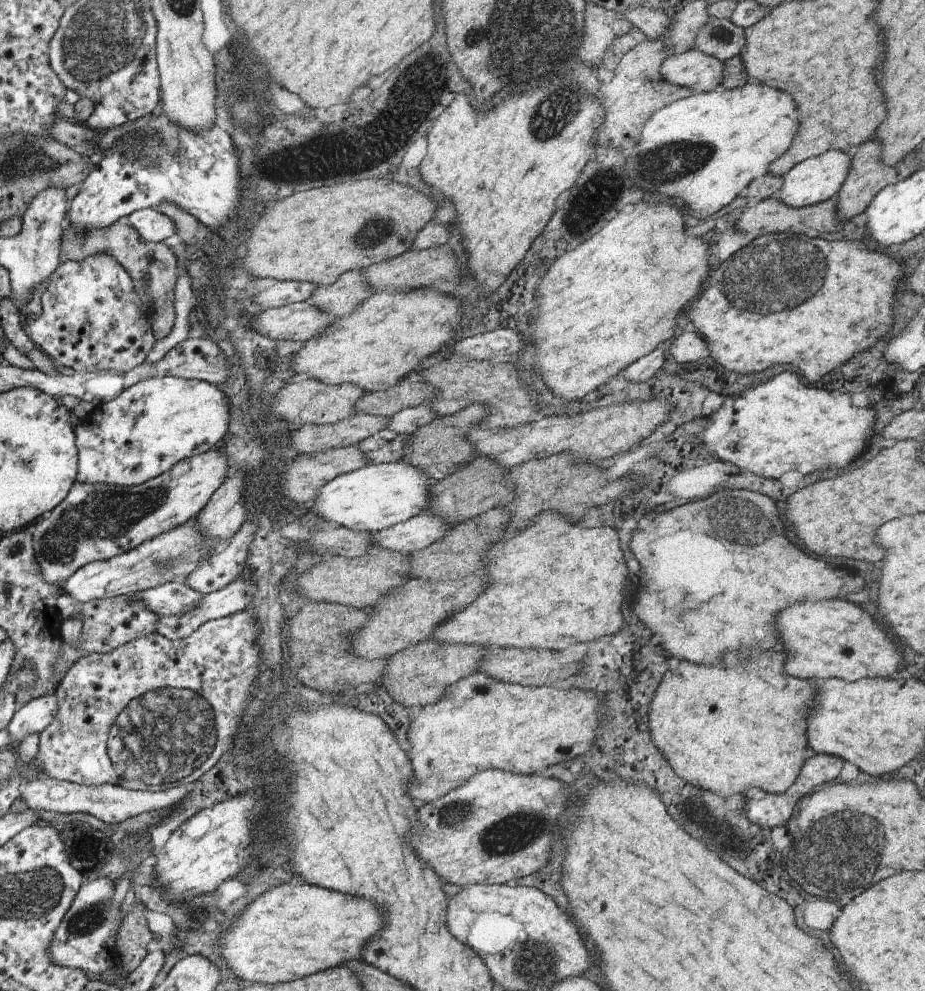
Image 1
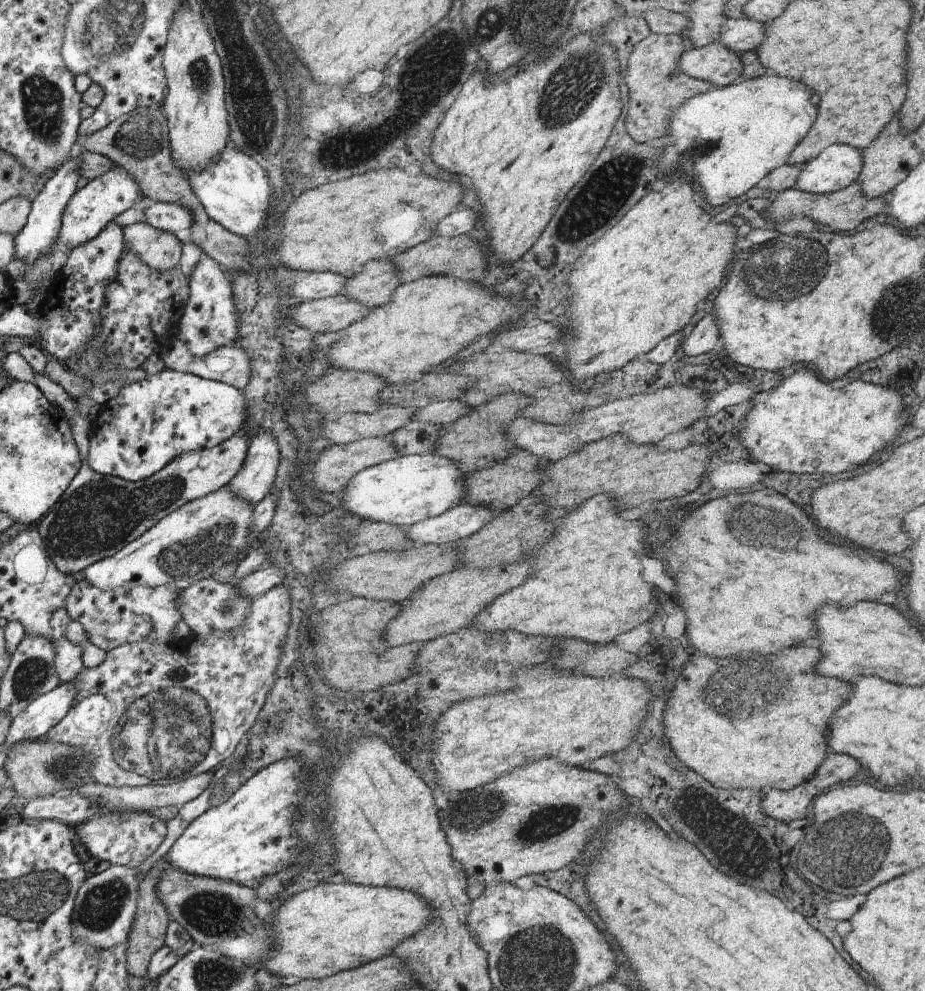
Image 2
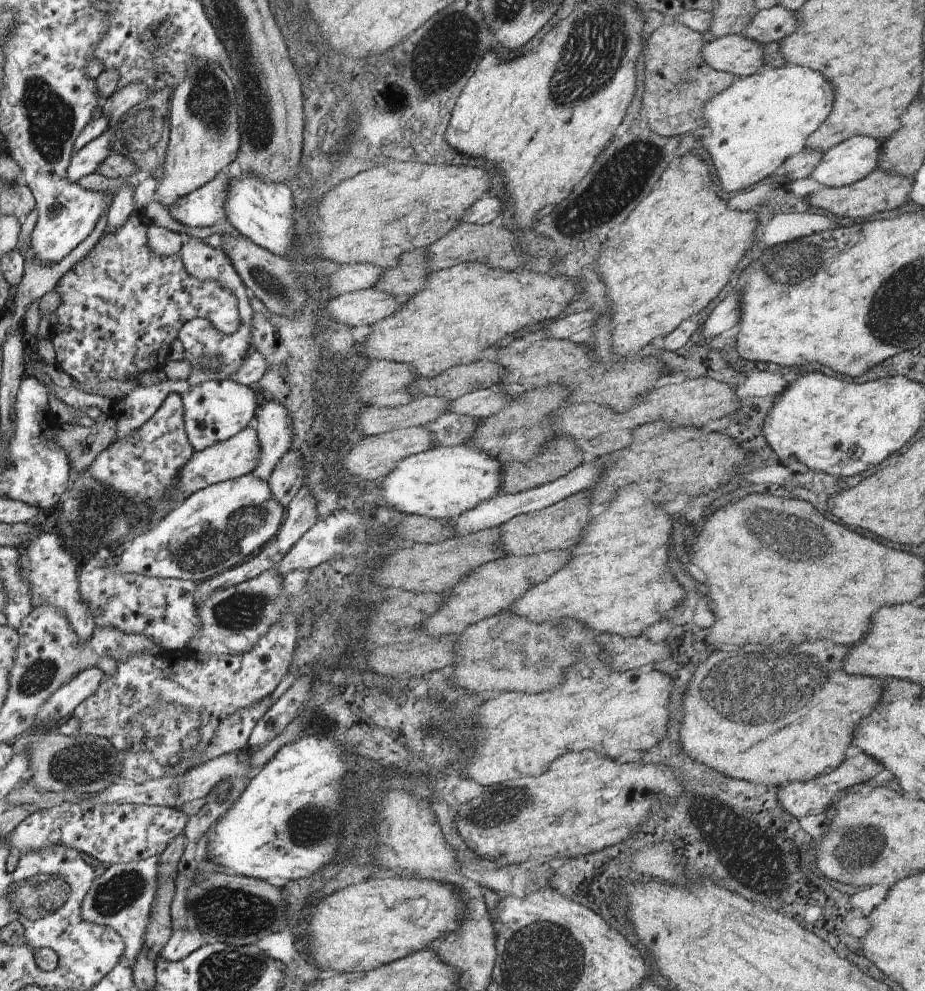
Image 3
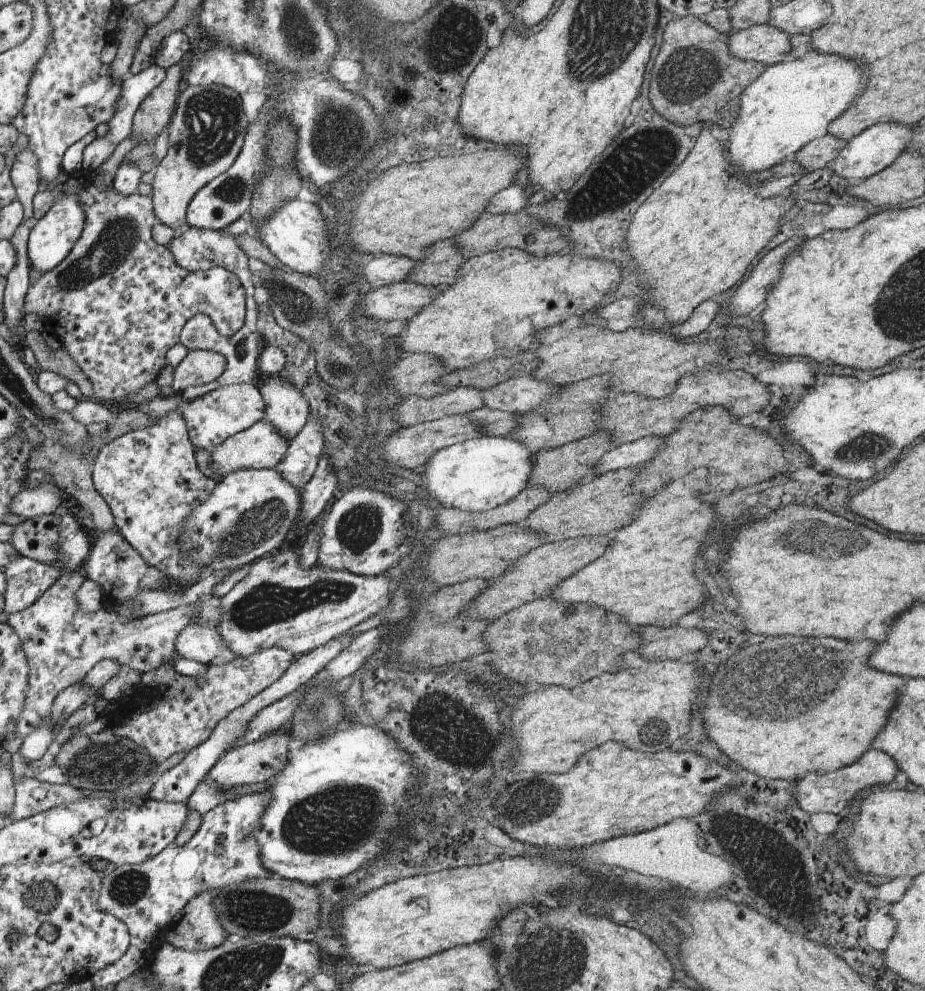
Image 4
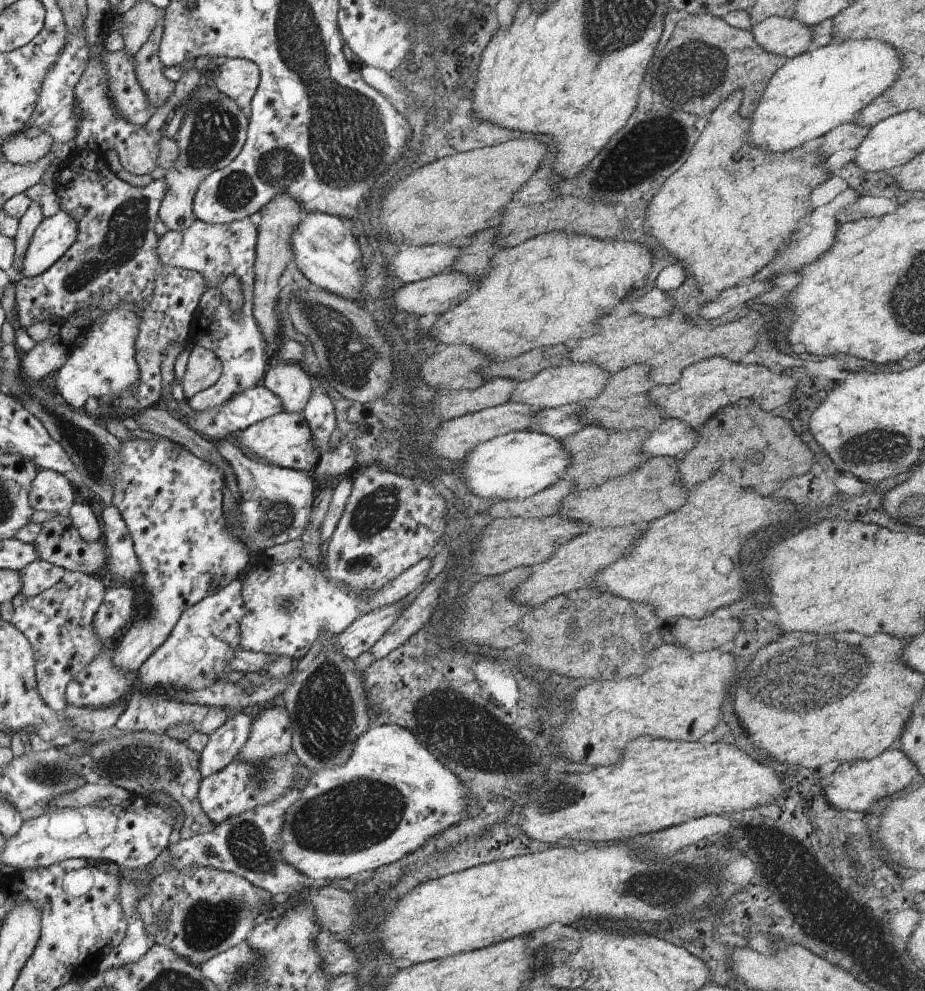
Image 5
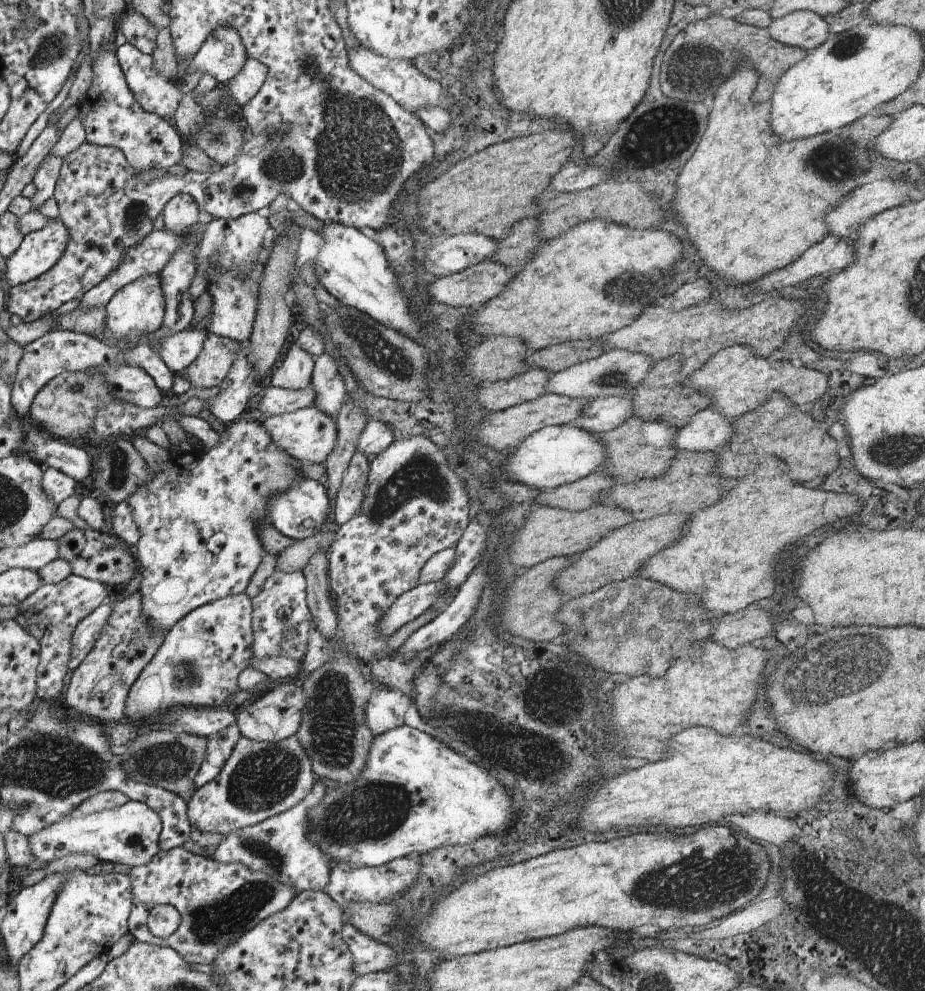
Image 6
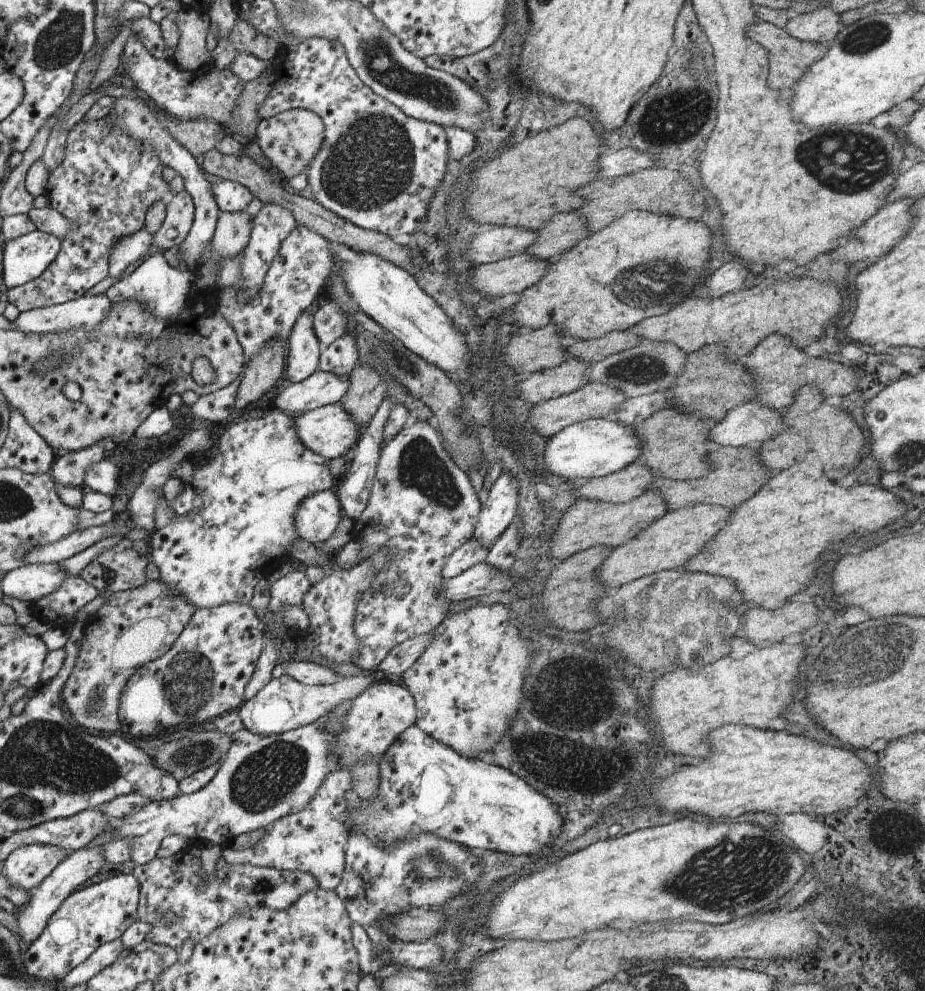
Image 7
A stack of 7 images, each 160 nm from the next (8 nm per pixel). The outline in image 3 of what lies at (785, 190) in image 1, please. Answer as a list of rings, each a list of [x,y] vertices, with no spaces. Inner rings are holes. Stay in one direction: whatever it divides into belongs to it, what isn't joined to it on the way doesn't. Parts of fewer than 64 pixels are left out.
[[[854,136],[826,150],[808,178],[834,188],[856,183],[877,169],[881,147],[876,138]]]

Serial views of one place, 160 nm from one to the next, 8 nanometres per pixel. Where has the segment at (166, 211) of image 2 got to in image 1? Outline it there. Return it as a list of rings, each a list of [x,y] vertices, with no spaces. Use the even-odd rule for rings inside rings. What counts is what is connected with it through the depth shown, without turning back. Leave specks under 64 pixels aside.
[[[139,209],[128,218],[144,242],[160,243],[175,234],[174,222],[158,209]]]

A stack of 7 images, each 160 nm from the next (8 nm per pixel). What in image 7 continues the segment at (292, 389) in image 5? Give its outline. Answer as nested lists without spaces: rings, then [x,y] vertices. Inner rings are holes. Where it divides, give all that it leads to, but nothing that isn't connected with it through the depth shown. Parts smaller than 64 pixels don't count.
[[[313,308],[302,312],[287,339],[289,360],[286,378],[292,383],[300,383],[319,370],[322,347],[314,334],[313,314]]]

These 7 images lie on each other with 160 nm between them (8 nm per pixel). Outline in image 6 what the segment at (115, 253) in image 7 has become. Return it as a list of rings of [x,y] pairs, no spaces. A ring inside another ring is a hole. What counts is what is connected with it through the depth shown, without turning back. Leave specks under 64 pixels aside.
[[[153,230],[148,236],[143,238],[134,248],[130,249],[124,260],[116,270],[113,270],[104,281],[89,289],[80,303],[79,307],[99,307],[106,306],[112,295],[123,286],[136,280],[138,277],[152,273],[160,274],[161,270],[168,264],[171,256],[180,248],[184,236],[175,235],[166,230]]]

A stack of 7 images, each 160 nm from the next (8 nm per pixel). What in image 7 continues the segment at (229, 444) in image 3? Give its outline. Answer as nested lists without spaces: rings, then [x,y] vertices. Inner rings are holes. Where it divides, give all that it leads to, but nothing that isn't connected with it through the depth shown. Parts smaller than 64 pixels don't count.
[[[340,403],[296,415],[294,422],[302,444],[327,460],[350,455],[360,438],[361,429]]]

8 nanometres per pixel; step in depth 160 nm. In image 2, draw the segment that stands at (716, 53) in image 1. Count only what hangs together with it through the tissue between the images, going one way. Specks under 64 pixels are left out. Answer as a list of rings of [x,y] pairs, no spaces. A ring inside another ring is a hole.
[[[728,19],[721,28],[718,41],[739,54],[756,51],[767,38],[768,23],[756,19]]]

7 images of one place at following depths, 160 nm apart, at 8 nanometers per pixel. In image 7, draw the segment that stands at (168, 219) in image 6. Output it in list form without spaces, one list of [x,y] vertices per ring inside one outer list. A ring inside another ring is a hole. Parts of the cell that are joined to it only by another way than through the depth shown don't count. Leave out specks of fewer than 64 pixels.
[[[182,190],[166,206],[166,220],[154,235],[154,244],[165,252],[181,245],[188,237],[196,217],[196,204],[190,194]]]

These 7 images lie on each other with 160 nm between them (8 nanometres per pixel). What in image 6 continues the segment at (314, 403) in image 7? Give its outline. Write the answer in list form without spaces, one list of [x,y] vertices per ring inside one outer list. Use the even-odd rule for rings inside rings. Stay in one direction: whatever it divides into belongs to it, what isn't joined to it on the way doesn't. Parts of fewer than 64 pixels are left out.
[[[312,384],[303,389],[285,389],[272,387],[265,390],[263,398],[258,406],[259,410],[271,415],[293,413],[306,407],[314,406],[317,392],[313,390]]]

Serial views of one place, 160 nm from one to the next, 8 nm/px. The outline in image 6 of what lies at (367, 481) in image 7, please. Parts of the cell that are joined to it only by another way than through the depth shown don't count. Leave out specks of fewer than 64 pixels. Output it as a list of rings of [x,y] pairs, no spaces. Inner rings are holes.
[[[356,451],[343,474],[334,505],[334,520],[340,525],[348,522],[360,510],[369,475],[370,459],[362,451]]]

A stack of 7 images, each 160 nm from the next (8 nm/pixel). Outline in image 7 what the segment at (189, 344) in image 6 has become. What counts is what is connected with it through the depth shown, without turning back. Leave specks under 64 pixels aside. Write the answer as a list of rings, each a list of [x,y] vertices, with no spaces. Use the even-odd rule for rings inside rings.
[[[105,295],[87,296],[52,307],[22,312],[12,328],[24,333],[54,334],[84,328],[92,332],[108,316],[112,303]]]

